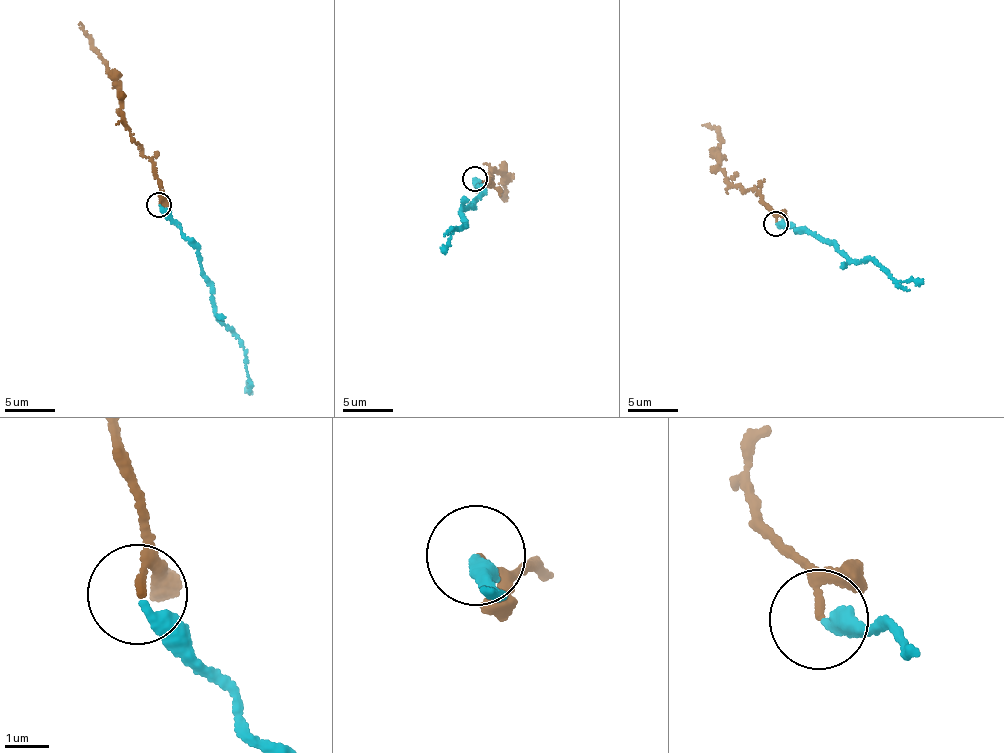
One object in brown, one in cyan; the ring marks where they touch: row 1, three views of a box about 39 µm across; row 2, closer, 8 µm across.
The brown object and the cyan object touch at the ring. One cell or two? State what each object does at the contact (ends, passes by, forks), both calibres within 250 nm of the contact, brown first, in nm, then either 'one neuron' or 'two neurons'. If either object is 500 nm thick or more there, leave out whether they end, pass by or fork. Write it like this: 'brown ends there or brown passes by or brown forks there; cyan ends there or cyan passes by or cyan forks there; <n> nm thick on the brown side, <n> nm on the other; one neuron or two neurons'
brown passes by; cyan ends there; 110 nm thick on the brown side, 280 nm on the other; one neuron

